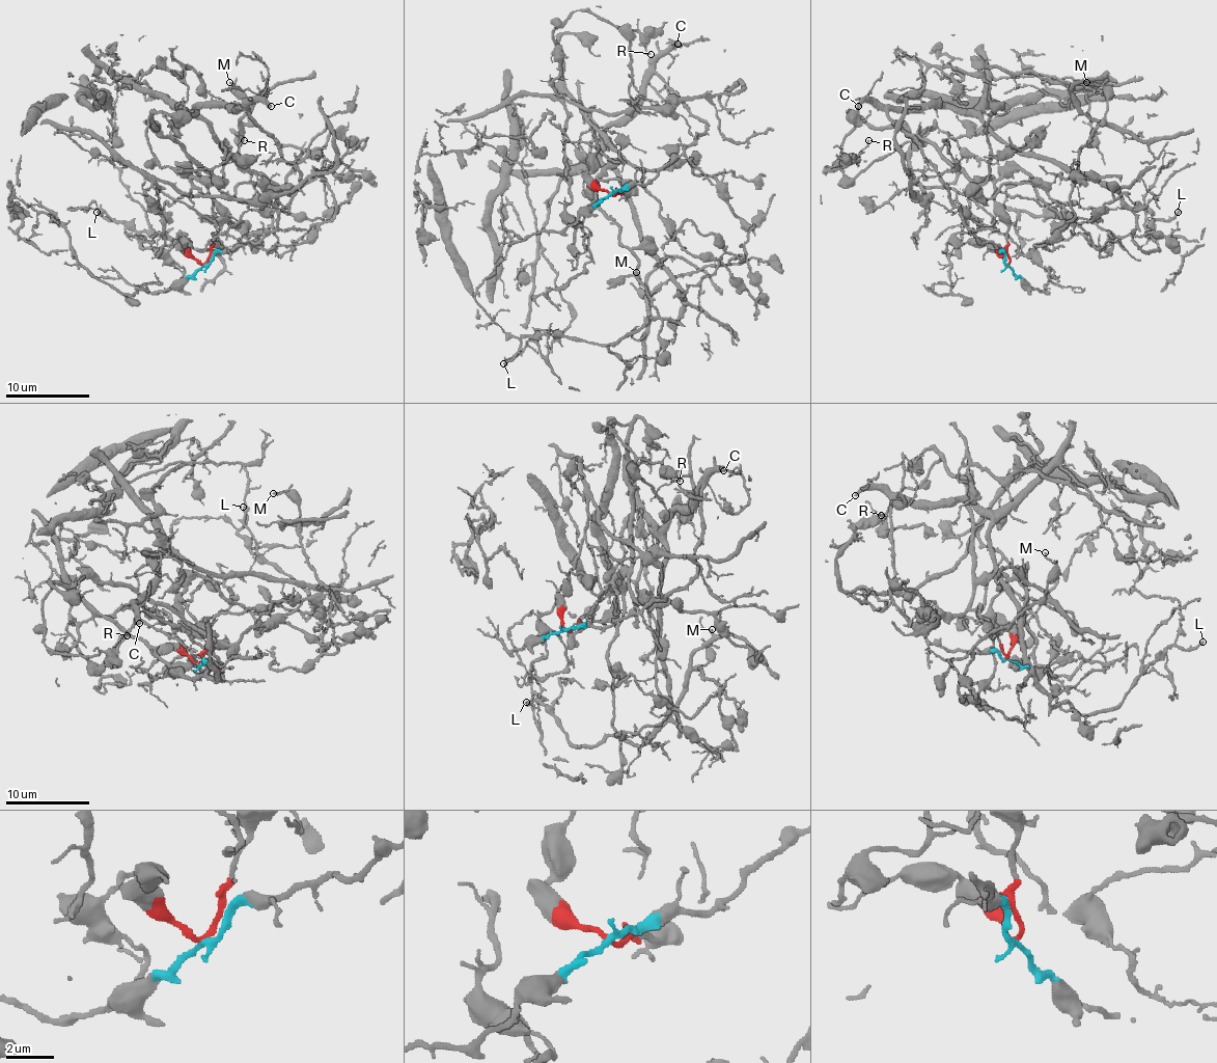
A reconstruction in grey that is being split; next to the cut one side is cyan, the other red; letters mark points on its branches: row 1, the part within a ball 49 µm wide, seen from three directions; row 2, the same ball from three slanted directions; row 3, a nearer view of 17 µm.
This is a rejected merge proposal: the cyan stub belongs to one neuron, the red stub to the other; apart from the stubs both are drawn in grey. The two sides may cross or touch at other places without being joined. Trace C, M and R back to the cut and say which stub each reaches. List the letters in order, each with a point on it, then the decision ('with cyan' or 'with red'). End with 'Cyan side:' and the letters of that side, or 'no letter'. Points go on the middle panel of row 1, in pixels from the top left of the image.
C: place (678, 44); with cyan
M: place (636, 272); with red
R: place (651, 54); with red
Cyan side: C

